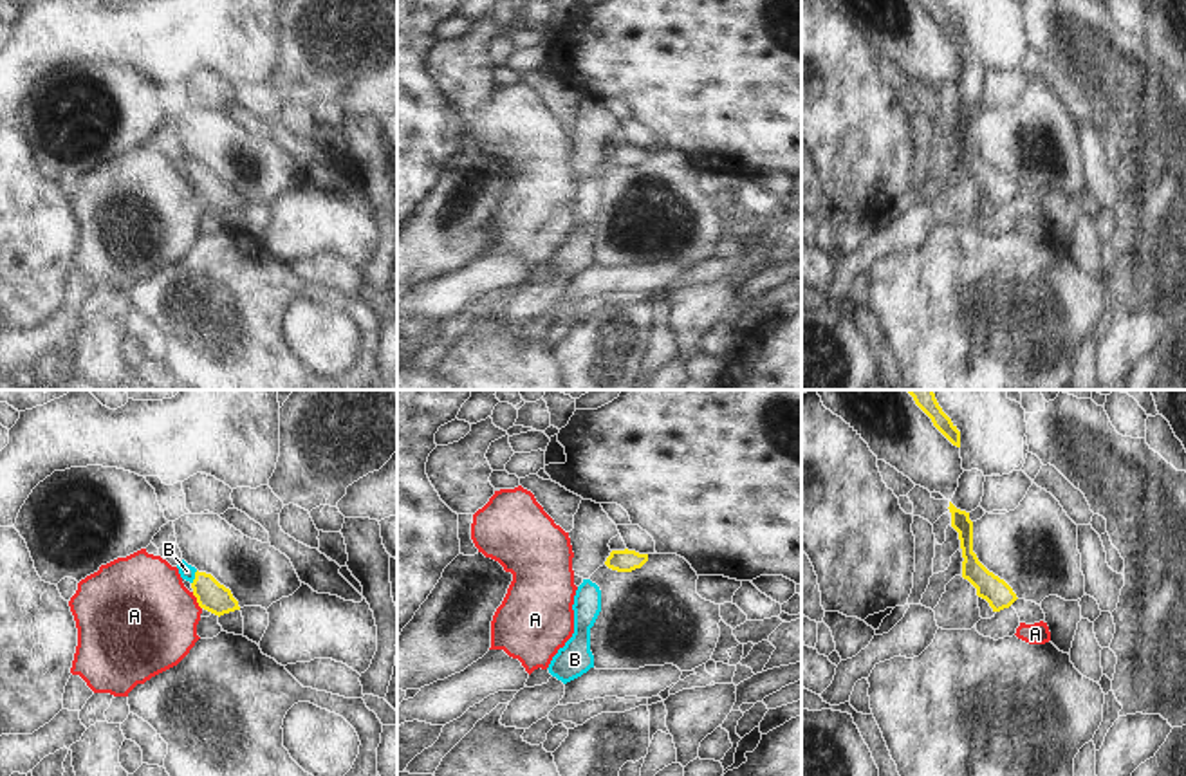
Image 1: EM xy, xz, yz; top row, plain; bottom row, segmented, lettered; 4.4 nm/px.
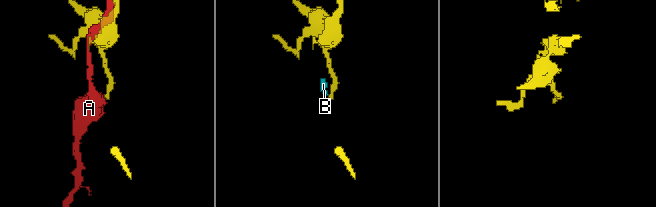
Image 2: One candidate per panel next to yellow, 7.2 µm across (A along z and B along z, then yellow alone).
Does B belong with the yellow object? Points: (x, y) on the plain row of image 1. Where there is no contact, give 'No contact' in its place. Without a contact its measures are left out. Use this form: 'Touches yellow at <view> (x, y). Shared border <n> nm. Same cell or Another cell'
Touches yellow at xy (195, 174). Shared border 70 nm. Same cell.

